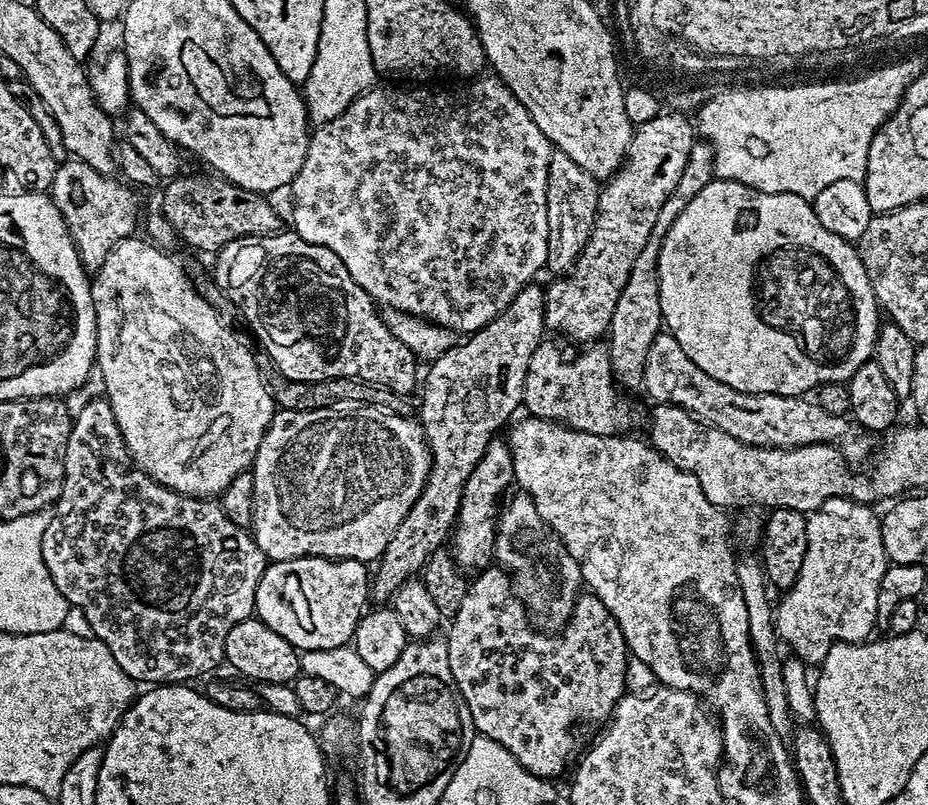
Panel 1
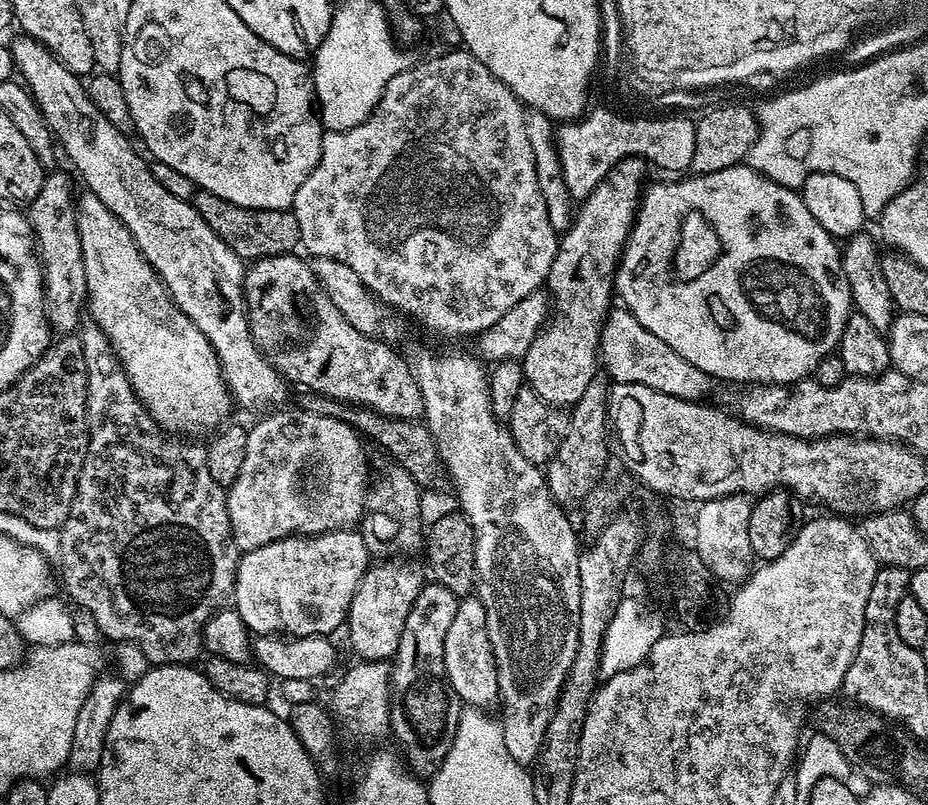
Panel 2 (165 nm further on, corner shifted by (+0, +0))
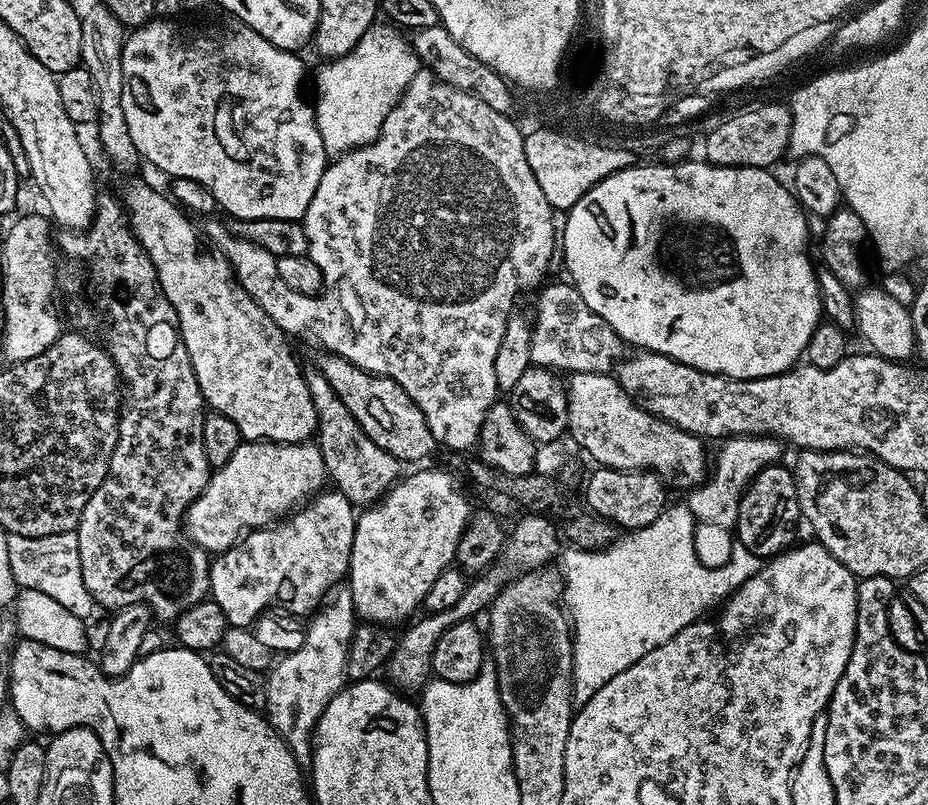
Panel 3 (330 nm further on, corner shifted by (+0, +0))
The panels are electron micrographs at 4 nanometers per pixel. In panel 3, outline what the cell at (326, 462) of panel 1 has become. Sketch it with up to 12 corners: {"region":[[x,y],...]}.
{"region":[[242,442],[188,508],[230,550],[325,487],[319,443]]}

